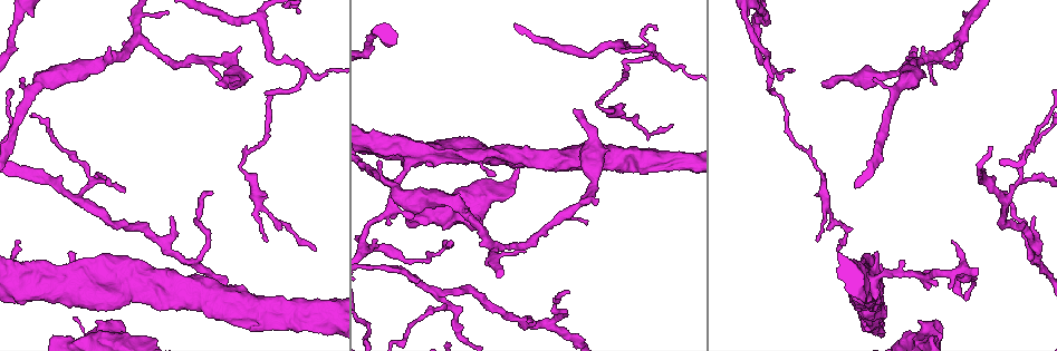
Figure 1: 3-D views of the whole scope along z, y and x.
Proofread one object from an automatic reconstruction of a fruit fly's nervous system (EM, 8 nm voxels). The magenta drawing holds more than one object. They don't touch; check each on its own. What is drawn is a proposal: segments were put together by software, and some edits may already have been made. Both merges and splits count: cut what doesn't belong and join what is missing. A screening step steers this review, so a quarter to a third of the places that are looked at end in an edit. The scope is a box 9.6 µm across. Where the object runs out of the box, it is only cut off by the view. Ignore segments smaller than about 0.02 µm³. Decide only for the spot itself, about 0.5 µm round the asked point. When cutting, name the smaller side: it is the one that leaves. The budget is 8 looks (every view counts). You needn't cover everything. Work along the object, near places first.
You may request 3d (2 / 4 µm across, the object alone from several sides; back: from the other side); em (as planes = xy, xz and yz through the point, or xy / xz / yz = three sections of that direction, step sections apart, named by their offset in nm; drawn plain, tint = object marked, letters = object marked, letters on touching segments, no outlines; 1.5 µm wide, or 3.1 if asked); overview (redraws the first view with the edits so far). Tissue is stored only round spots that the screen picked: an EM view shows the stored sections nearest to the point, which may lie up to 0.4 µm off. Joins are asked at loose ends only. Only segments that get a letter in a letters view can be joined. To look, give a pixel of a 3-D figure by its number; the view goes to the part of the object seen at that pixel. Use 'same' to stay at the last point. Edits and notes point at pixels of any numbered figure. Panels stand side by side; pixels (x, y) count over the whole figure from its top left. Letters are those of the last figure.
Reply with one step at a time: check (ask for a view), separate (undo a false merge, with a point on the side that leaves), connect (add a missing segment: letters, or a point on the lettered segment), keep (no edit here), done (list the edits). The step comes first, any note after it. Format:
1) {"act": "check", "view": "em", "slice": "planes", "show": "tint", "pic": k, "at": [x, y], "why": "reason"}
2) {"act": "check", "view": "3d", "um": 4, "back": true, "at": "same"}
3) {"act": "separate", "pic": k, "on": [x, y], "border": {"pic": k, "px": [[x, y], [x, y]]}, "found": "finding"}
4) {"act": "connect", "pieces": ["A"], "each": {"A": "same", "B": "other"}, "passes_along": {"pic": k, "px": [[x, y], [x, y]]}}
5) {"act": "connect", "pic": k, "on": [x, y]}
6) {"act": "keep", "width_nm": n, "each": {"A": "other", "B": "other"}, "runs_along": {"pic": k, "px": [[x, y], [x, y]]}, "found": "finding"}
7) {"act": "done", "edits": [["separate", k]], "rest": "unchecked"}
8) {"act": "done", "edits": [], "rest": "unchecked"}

{"act": "check", "view": "em", "slice": "yz", "step": 4, "show": "letters", "pic": 1, "at": [377, 240], "why": "free end"}

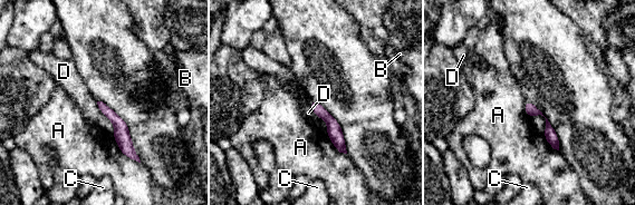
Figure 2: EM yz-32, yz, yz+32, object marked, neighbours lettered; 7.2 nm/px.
{"act": "keep", "longest_contact_nm": ["A", 300], "each": {"A": "other", "B": "other", "C": "other", "D": "other"}, "border": {"pic": 2, "px": [[112, 135], [118, 148], [140, 163]]}, "found": "none of them fits"}

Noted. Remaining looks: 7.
{"act": "check", "view": "em", "slice": "planes", "show": "letters", "pic": 1, "at": [659, 57], "why": "two arms in line, one across"}

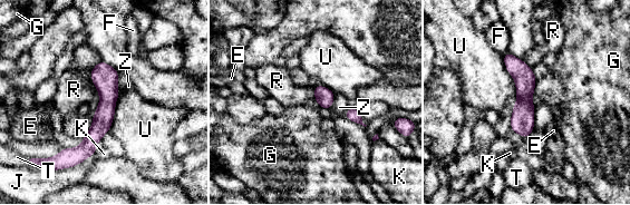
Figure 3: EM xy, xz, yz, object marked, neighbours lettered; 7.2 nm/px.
{"act": "keep", "width_nm": 130, "each": {"E": "other", "F": "other", "G": "other", "J": "other", "K": "other", "R": "other", "T": "other", "U": "other", "Z": "other"}, "found": "continuous, no second cell"}

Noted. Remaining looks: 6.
{"act": "check", "view": "3d", "um": 4, "pic": 1, "at": [852, 80], "why": "sudden change in width"}

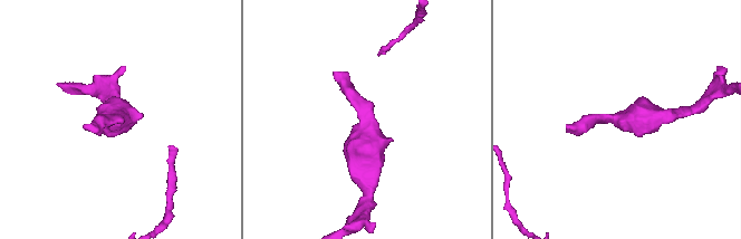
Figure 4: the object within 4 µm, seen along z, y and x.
{"act": "check", "view": "em", "um": 3.1, "slice": "planes", "show": "letters", "pic": 4, "at": [363, 122]}

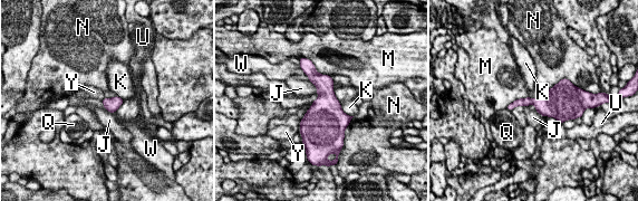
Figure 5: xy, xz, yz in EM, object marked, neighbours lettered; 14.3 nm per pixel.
{"act": "keep", "longest_contact_nm": ["Y", 460], "each": {"J": "other", "K": "other", "M": "other", "N": "other", "Q": "other", "U": "other", "W": "other", "Y": "other"}, "border": {"pic": 5, "px": [[310, 80], [316, 87], [316, 93]]}, "found": "all the same cell"}

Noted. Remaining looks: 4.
{"act": "done", "edits": [], "rest": "unchecked"}

